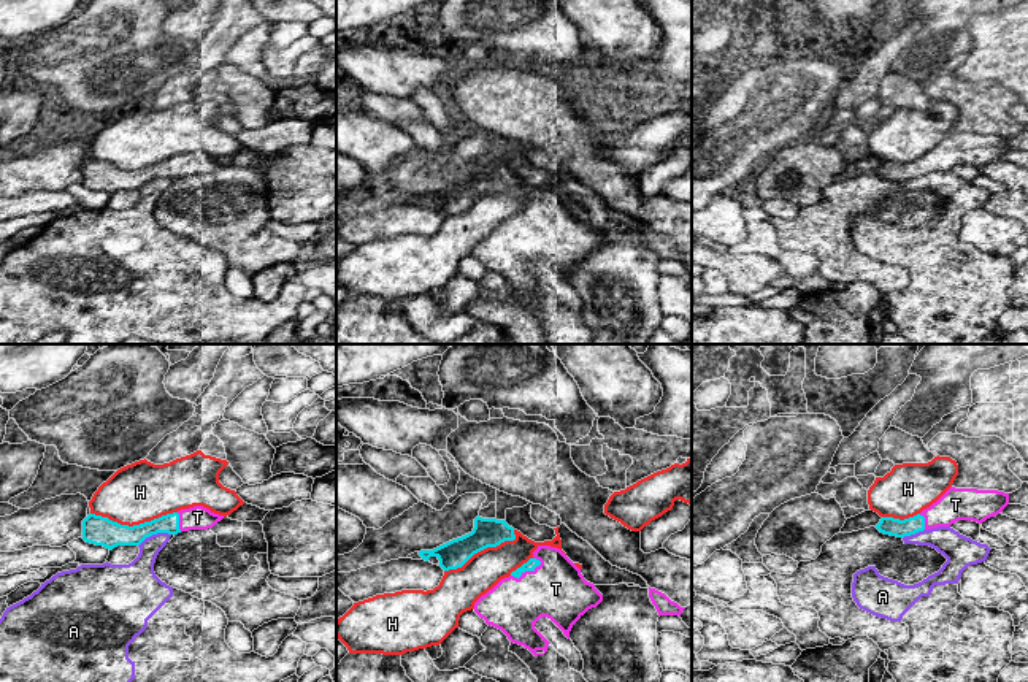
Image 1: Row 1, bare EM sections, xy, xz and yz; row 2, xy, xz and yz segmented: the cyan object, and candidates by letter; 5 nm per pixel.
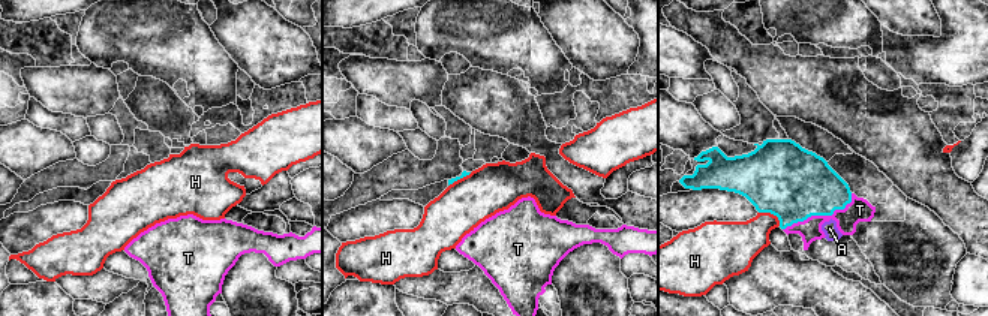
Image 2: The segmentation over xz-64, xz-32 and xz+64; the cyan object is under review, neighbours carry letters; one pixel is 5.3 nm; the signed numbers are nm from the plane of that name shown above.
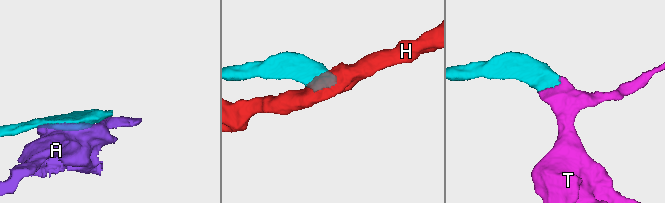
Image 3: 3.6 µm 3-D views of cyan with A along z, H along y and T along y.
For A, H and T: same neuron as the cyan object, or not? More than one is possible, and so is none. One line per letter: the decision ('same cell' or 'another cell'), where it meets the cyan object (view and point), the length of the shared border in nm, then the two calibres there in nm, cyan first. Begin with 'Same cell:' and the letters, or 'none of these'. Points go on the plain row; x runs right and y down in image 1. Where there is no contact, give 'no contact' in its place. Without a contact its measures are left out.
Same cell: T
A: another cell | xy (154, 178) | 180 nm | 140/190 nm
H: another cell | xy (134, 170) | 440 nm | 150/300 nm
T: same cell | xz (525, 214) | 180 nm | 60/300 nm

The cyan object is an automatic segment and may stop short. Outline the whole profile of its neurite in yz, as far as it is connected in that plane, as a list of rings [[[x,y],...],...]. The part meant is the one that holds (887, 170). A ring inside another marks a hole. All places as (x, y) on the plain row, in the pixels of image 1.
[[[950,132],[936,148],[920,159],[900,165],[882,162],[876,173],[890,181],[904,182],[923,174],[950,171],[958,165],[977,168],[998,160],[1009,149],[1009,138],[998,135]]]

